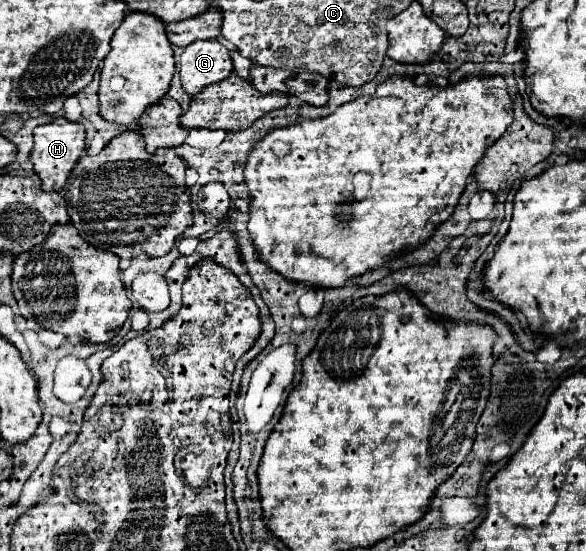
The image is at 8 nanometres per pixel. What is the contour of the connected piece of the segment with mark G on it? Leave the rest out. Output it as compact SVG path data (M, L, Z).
M198 40L184 48L180 60L182 86L190 96L196 96L206 86L222 82L232 74L230 52L216 40Z

